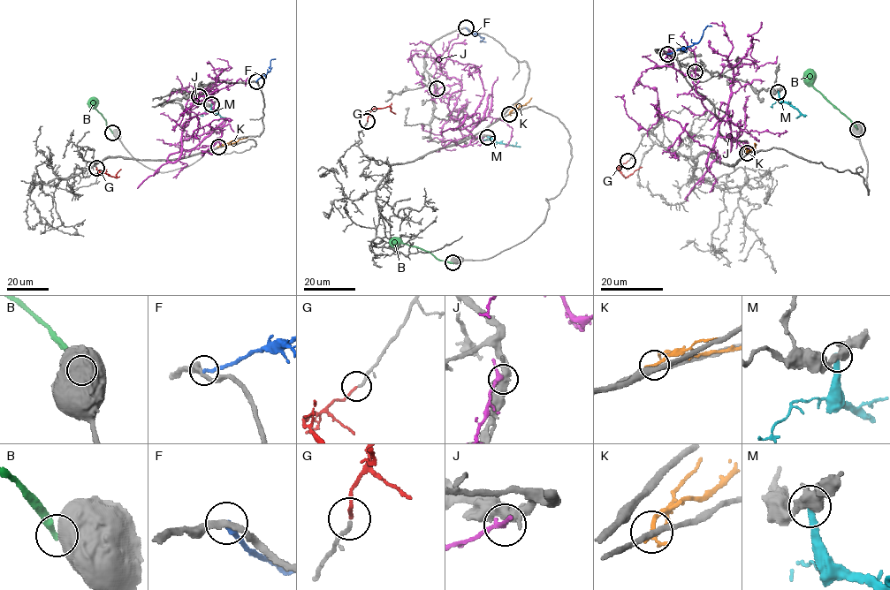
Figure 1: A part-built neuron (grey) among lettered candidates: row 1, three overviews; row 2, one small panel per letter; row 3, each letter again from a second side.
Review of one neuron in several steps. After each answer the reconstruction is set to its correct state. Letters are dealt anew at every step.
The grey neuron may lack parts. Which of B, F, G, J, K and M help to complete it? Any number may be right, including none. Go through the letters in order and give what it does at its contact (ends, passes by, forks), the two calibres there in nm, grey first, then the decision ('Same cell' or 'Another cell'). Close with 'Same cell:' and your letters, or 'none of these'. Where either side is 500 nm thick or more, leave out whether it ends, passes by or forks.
B: Thickness 950 nm (grey) against 320 nm. Another cell
F: It ends there. Thickness 280 nm (grey) against 240 nm. Another cell
G: It ends there. Thickness 180 nm (grey) against 150 nm. Same cell
J: Thickness 500 nm (grey) against 160 nm. Another cell
K: It ends there. Thickness 240 nm (grey) against 240 nm. Another cell
M: It ends there. Thickness 360 nm (grey) against 360 nm. Another cell
Same cell: G

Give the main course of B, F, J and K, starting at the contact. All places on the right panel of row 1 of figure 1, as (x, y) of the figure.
B: (856, 129), (848, 118), (824, 98), (813, 85), (810, 72), (807, 71)
F: (667, 54), (696, 43), (704, 28), (711, 26)
J: (695, 71), (688, 93), (718, 122), (717, 154), (657, 112), (657, 121), (642, 128), (623, 95), (615, 96)
K: (747, 153), (754, 149), (755, 142)

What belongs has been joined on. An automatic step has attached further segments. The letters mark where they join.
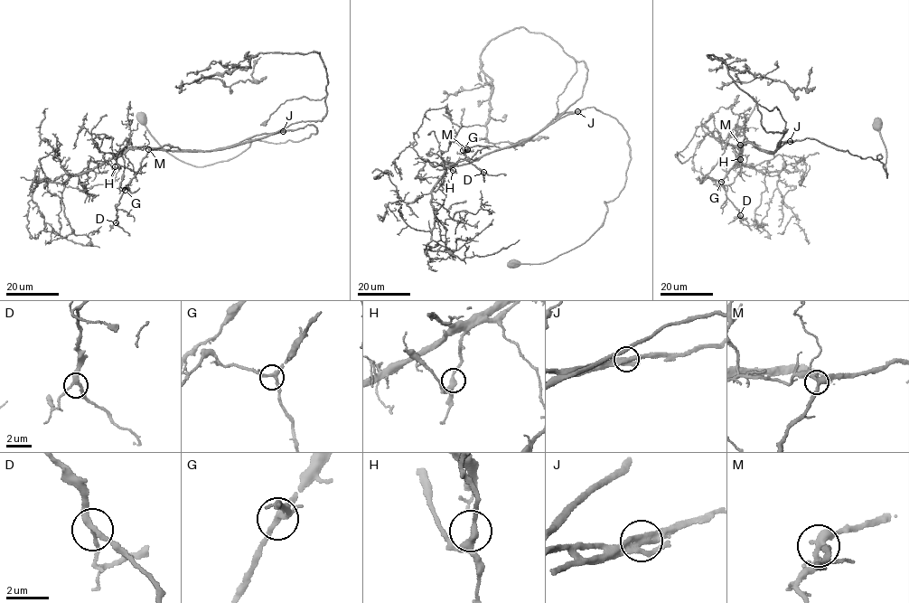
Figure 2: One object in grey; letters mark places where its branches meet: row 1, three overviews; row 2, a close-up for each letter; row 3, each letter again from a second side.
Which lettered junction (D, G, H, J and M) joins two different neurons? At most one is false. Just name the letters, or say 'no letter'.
J

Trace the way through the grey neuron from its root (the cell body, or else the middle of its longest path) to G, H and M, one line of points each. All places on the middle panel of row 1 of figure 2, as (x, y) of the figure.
G: (513, 265), (548, 262), (598, 230), (604, 202), (624, 185), (627, 132), (585, 108), (519, 143), (463, 150)
H: (513, 265), (548, 262), (598, 230), (604, 202), (624, 185), (627, 132), (594, 107), (560, 113), (453, 170)
M: (513, 265), (548, 262), (598, 230), (604, 202), (624, 185), (627, 132), (585, 108), (519, 143), (467, 149)

